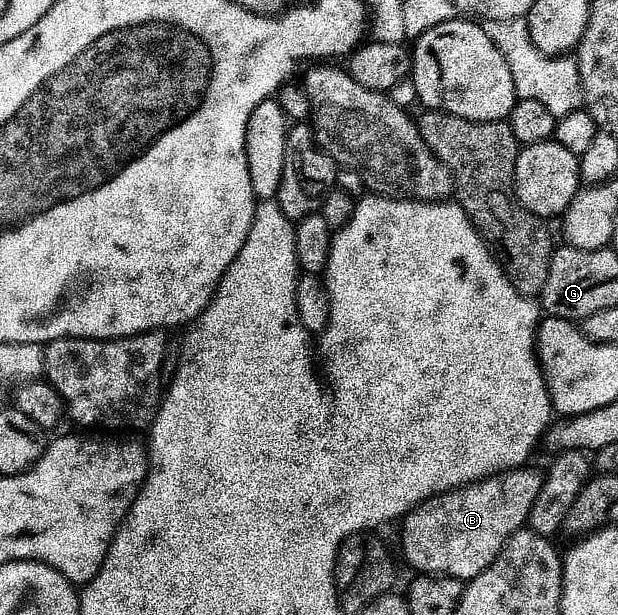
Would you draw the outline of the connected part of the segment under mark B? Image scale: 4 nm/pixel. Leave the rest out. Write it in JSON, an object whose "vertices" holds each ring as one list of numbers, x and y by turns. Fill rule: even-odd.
{"vertices":[[524,466,516,471,504,472,501,475,492,476,489,479,481,480,475,484,469,484,464,488,454,491,444,492,441,495,434,496,430,500,426,500,423,504,416,507,404,517,403,524,405,529,401,532,401,548,405,551,405,560,414,568,417,574,436,574,438,576,454,576,457,580,468,582,474,580,479,574,483,574,483,570,487,570,499,558,499,554,507,546,507,542,516,534,522,531,530,523,530,512,535,506,536,499,539,498,540,491,543,490,545,484,545,476,540,472,532,472,529,466]]}

